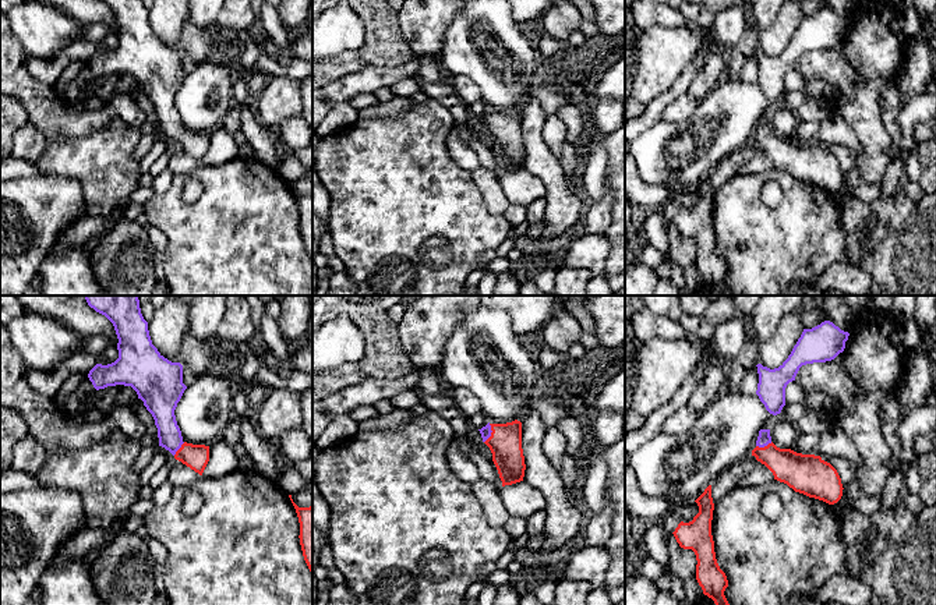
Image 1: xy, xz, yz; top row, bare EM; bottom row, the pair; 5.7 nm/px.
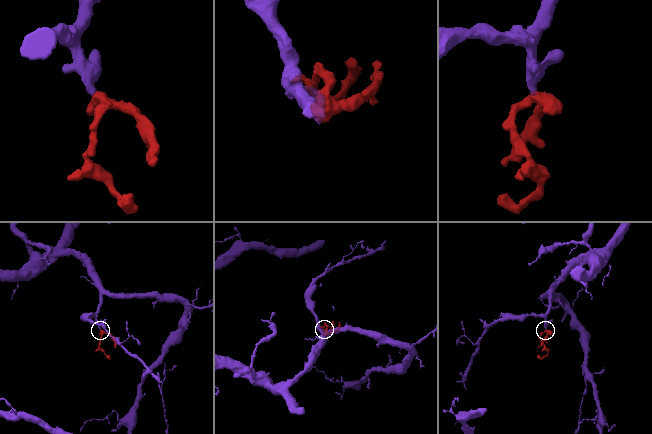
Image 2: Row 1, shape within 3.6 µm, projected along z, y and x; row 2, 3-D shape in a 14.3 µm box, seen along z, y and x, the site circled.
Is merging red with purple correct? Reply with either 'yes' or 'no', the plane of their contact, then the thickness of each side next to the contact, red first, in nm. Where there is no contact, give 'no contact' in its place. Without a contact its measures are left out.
yes; contact in xz; calibres 190 and 70 nm

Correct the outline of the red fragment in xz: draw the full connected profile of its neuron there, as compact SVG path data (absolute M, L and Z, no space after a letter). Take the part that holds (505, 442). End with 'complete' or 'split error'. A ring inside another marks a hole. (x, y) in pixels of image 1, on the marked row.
M522 422L487 424L478 429L483 442L492 453L502 487L523 481L524 456L522 449Z; split error

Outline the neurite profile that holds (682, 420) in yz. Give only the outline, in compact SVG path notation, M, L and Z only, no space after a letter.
M688 403L674 411L664 422L661 432L679 436L695 427L699 413Z

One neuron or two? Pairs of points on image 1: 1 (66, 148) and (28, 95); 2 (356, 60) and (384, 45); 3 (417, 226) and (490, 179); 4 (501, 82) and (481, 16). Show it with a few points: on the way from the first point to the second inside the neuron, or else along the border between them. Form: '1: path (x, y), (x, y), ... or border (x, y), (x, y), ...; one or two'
1: border (91, 131), (82, 135), (52, 137), (48, 140); two
2: path (363, 57), (377, 50); one
3: border (470, 173), (486, 208), (495, 213); two
4: path (501, 66), (501, 60), (484, 42), (484, 32); one

